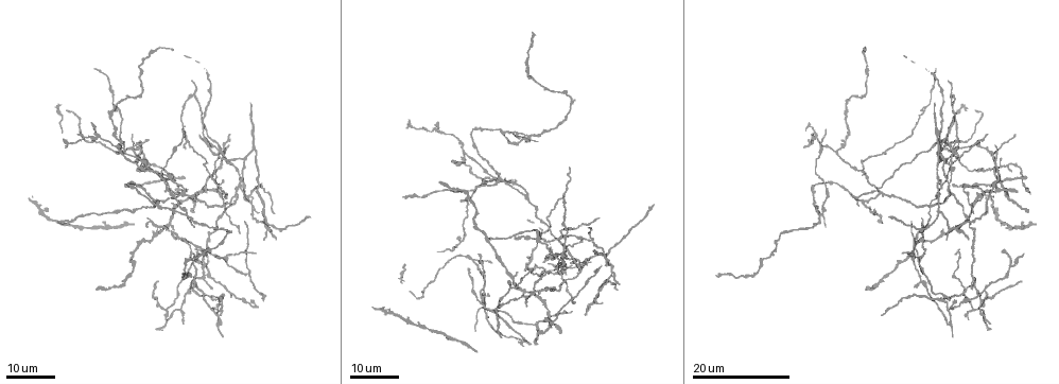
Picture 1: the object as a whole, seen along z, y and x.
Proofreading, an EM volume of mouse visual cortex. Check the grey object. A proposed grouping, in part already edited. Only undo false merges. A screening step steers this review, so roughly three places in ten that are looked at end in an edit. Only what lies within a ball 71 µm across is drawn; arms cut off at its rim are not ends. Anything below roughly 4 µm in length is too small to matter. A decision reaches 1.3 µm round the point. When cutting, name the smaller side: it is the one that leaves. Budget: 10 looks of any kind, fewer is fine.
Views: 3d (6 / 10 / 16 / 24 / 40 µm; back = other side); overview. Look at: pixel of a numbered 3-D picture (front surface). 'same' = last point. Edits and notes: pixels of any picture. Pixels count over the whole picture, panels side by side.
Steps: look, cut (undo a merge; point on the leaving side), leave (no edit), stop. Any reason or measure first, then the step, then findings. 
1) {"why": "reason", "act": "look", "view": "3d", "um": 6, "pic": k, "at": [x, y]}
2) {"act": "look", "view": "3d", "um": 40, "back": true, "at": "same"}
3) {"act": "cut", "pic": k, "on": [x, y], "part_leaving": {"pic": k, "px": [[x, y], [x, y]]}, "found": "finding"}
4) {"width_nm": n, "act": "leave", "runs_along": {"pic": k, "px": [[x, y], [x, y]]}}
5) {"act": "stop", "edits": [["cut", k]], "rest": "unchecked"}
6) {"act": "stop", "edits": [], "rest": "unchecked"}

{"why": "thin arm on a thick one", "act": "look", "view": "3d", "um": 24, "pic": 1, "at": [239, 181]}

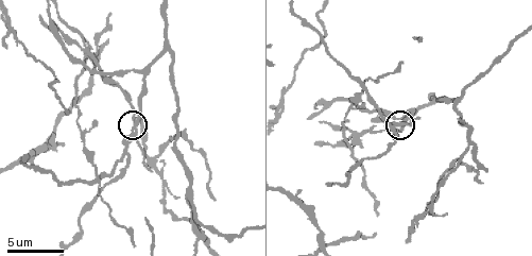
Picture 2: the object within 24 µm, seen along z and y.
{"act": "look", "view": "3d", "um": 6, "pic": 2, "at": [134, 127]}

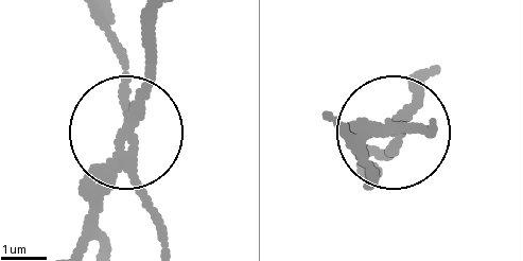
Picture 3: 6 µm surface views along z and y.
{"side_arm_um": 55, "act": "cut", "pic": 3, "on": [125, 90], "part_leaving": {"pic": 3, "px": [[134, 152], [122, 53], [103, 19]]}, "found": "two neurons meet here"}

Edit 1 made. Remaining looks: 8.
{"act": "look", "view": "3d", "um": 6, "pic": 2, "at": [96, 174]}

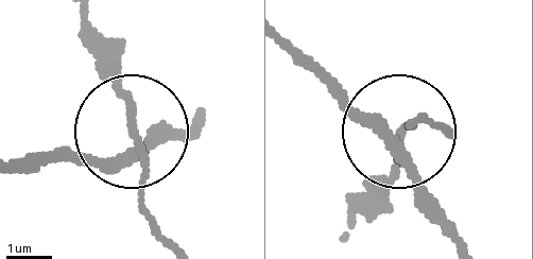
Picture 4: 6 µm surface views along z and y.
{"act": "leave", "found": "all the same neuron"}

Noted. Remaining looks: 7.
{"why": "three arms meet", "act": "look", "view": "3d", "um": 16, "pic": 1, "at": [535, 323]}

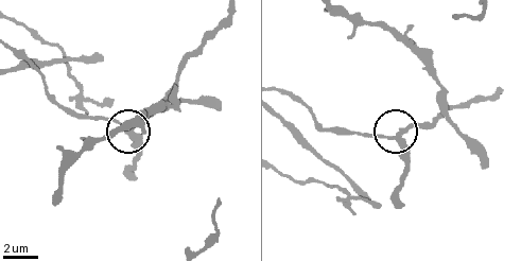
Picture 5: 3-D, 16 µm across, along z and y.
{"act": "look", "view": "3d", "um": 6, "pic": 5, "at": [391, 136]}

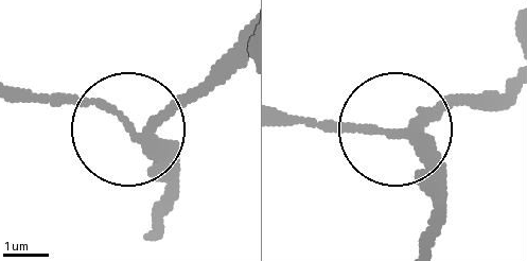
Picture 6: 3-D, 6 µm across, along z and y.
{"width_nm": 220, "act": "leave", "runs_along": {"pic": 6, "px": [[510, 92], [453, 100], [407, 122], [438, 210]]}, "found": "continuous, no second neuron"}

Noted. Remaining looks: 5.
{"why": "three arms meet", "act": "look", "view": "3d", "um": 24, "pic": 1, "at": [878, 194]}

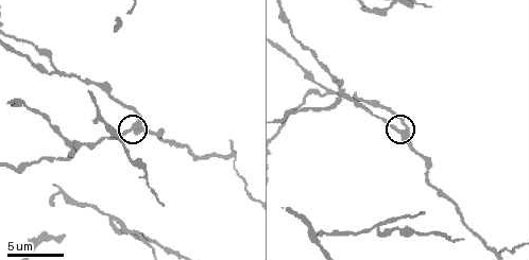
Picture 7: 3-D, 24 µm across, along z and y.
{"act": "look", "view": "3d", "um": 6, "pic": 7, "at": [136, 123]}

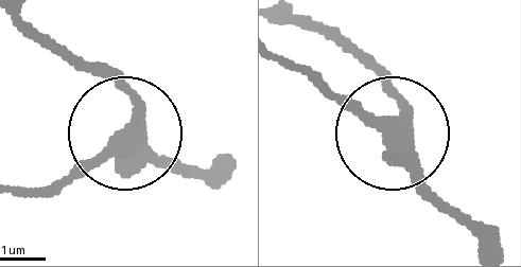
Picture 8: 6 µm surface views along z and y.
{"arms": 3, "act": "leave", "found": "continuous, no second neuron"}

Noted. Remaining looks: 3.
{"why": "four or more arms meet", "act": "look", "view": "3d", "um": 16, "pic": 1, "at": [184, 215]}

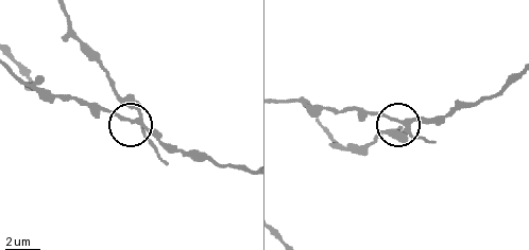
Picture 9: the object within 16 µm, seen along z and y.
{"act": "look", "view": "3d", "um": 10, "pic": 9, "at": [405, 122]}

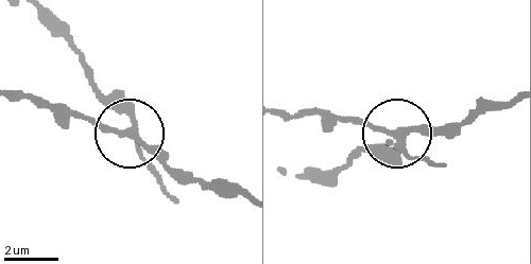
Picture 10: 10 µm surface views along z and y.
{"act": "cut", "pic": 10, "on": [109, 101], "part_leaving": {"pic": 10, "px": [[135, 130], [53, 17]]}, "found": "two neurons meet here"}

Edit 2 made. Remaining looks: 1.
{"act": "look", "view": "3d", "um": 10, "pic": 7, "at": [325, 92]}

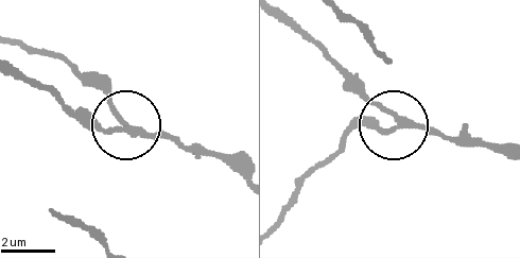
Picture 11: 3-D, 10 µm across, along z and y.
{"width_nm": 190, "act": "leave", "runs_along": {"pic": 11, "px": [[242, 179], [214, 157], [133, 130], [87, 79]]}, "found": "all the same neuron"}

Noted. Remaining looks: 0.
{"act": "stop", "edits": [["cut", 3], ["cut", 10]], "rest": "unchecked"}

